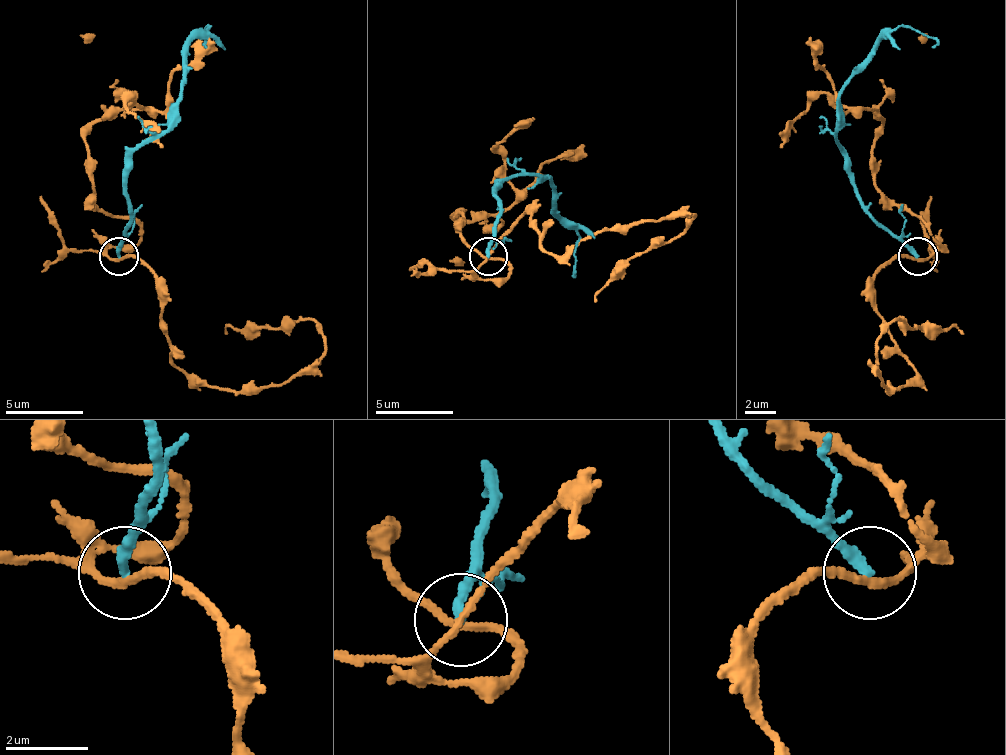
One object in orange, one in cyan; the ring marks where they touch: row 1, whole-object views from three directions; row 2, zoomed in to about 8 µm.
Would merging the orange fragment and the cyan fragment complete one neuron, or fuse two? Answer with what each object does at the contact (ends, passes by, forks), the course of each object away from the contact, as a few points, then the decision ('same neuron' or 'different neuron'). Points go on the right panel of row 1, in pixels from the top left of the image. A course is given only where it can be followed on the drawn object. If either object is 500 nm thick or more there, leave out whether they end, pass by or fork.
orange passes by; cyan ends; course orange (918, 259), (895, 255), (872, 282), (918, 375), (899, 391), (880, 375), (891, 321), (965, 333); course cyan (918, 255), (872, 216), (853, 181), (837, 143), (837, 104), (845, 81), (895, 26), (938, 42), (930, 46); different neuron

